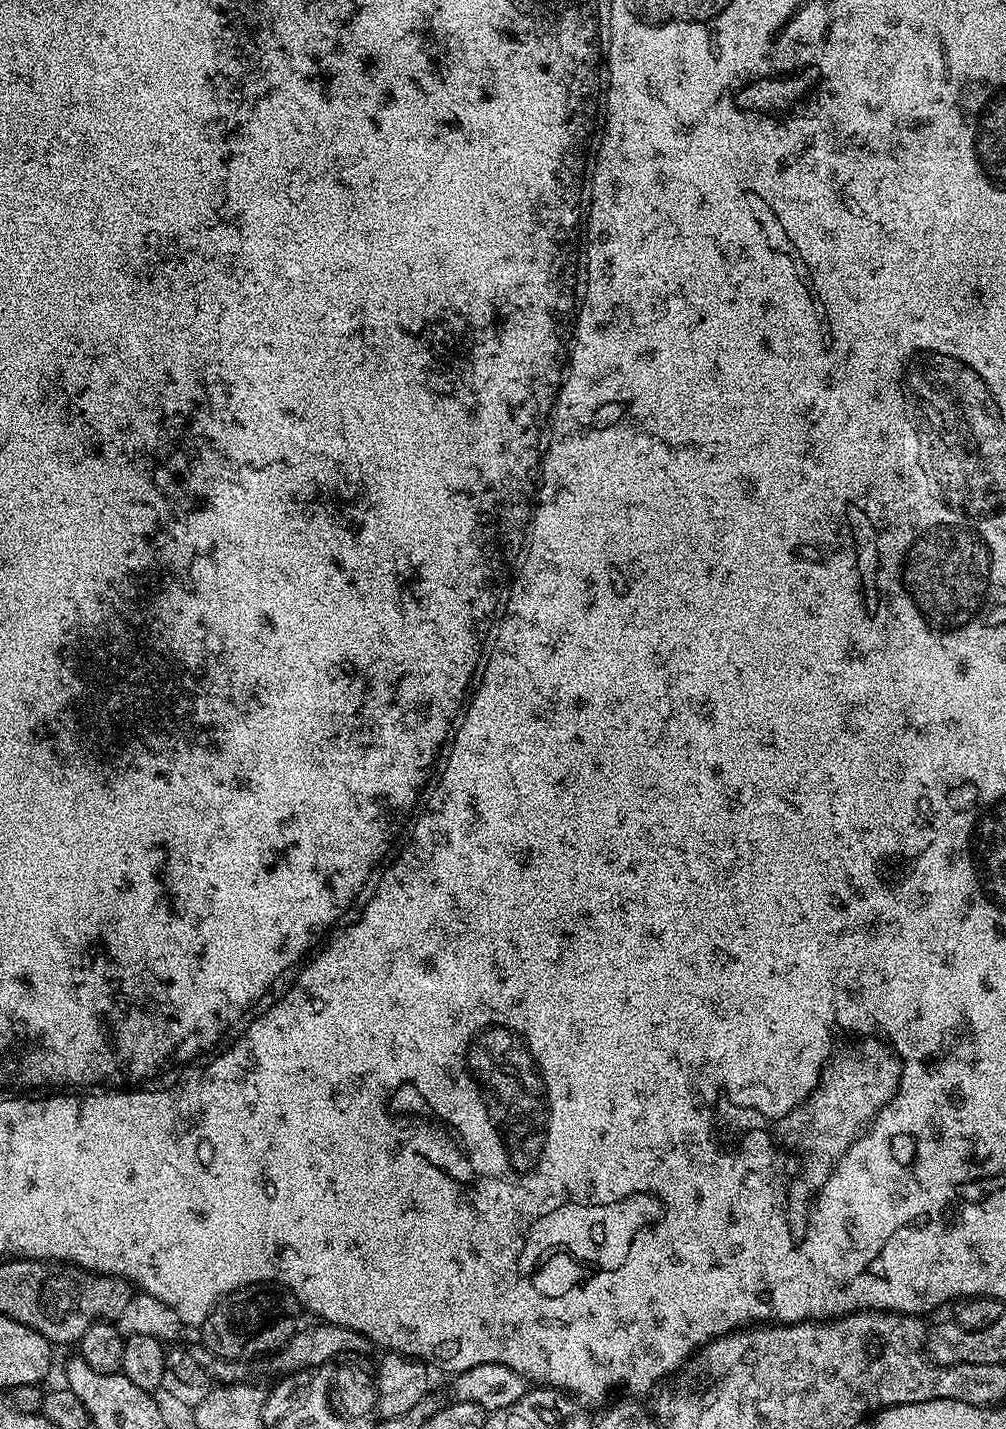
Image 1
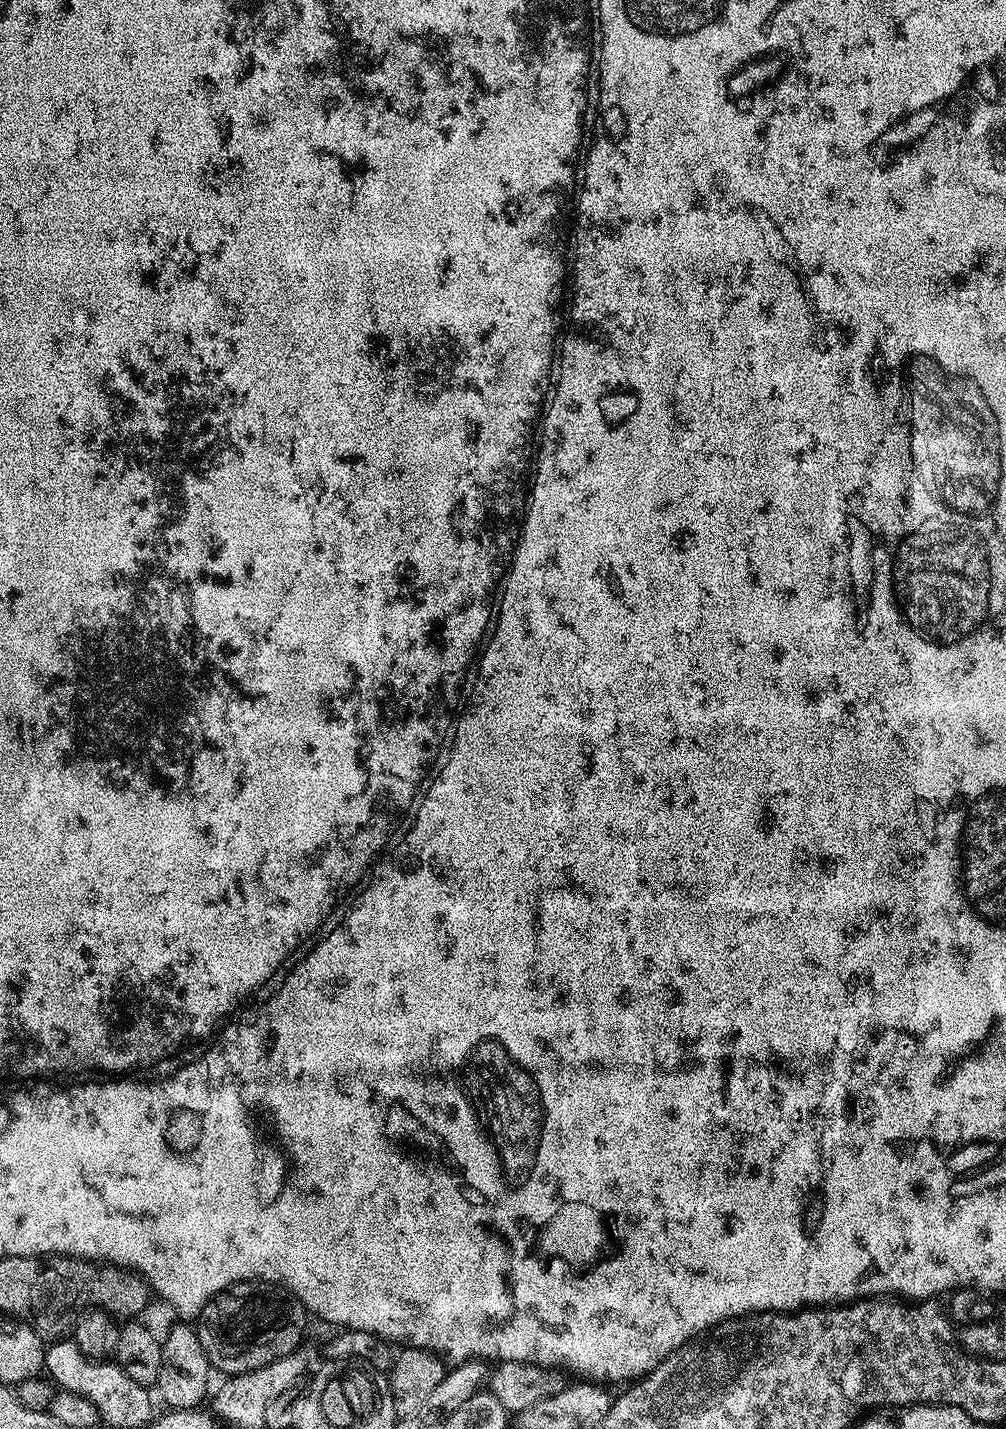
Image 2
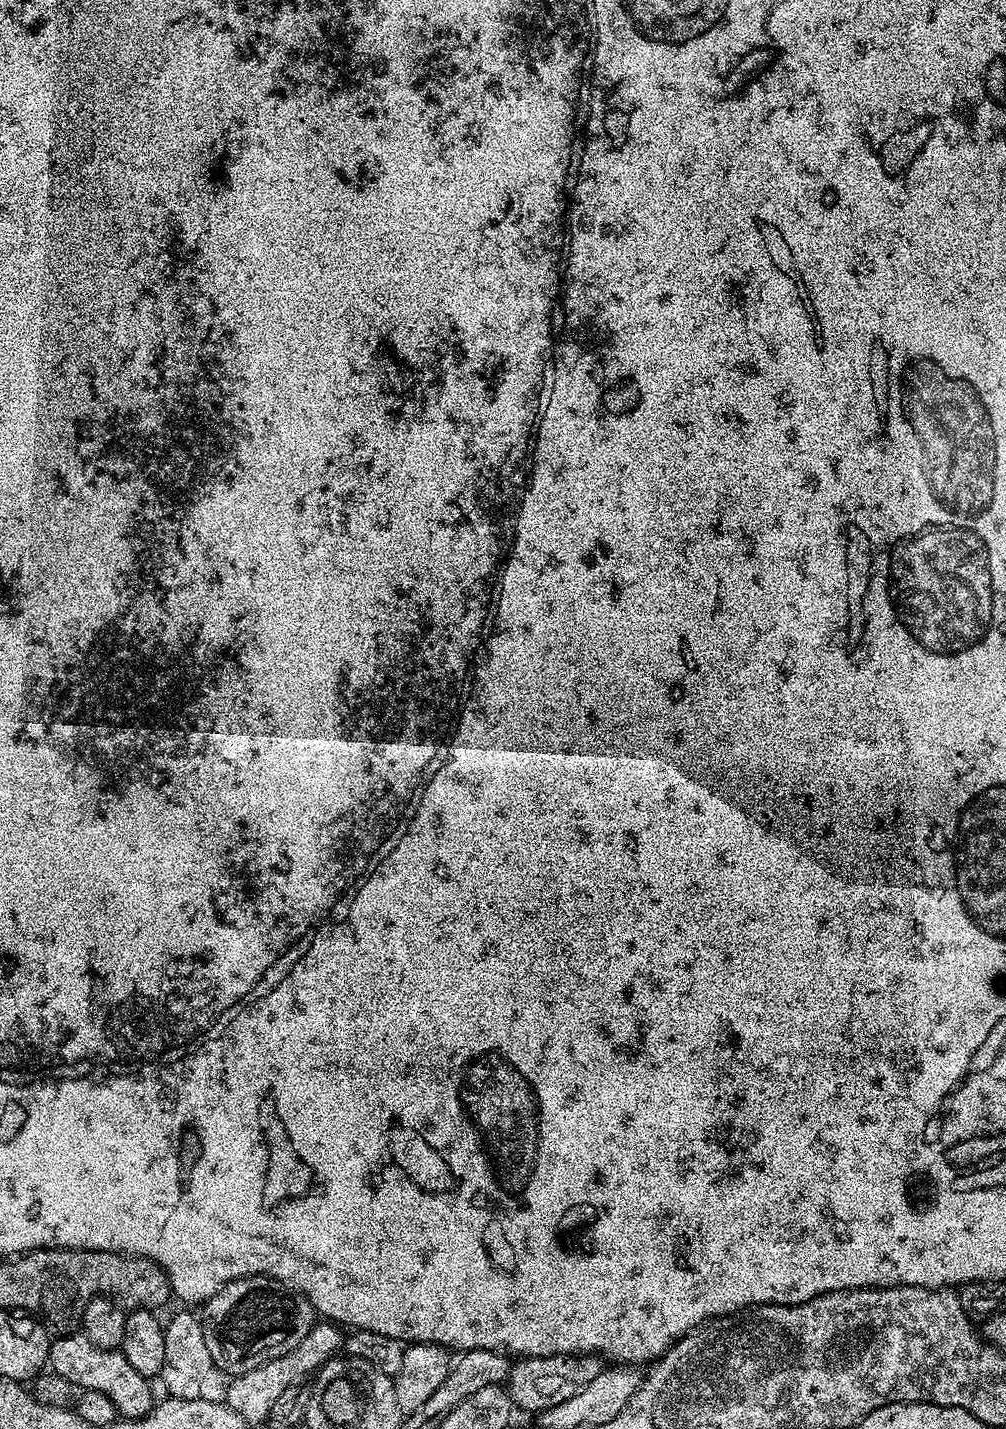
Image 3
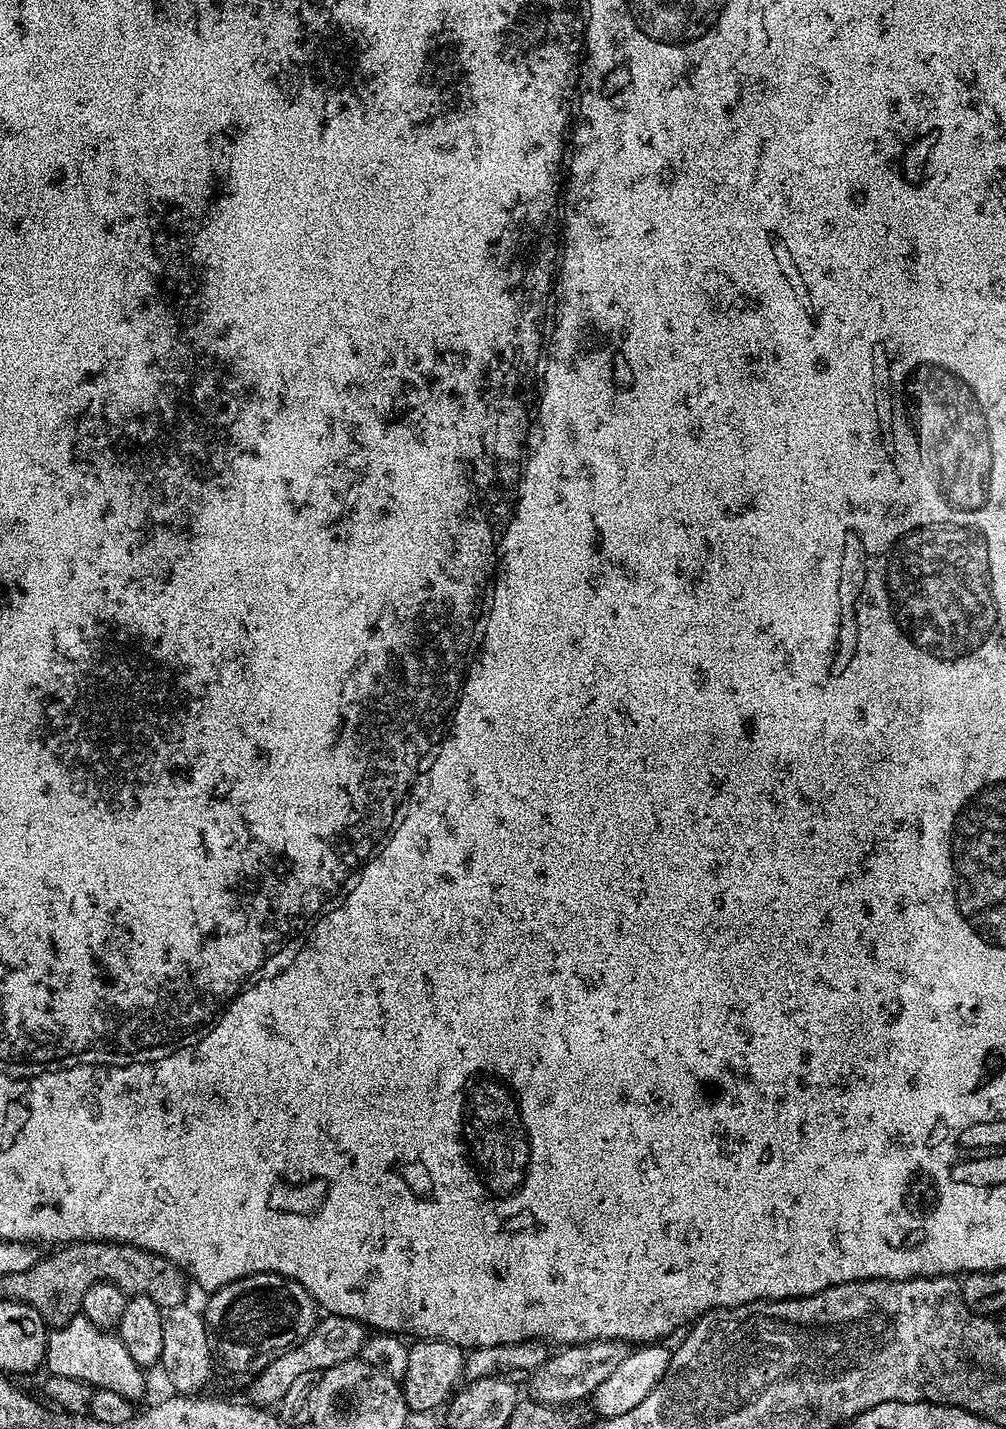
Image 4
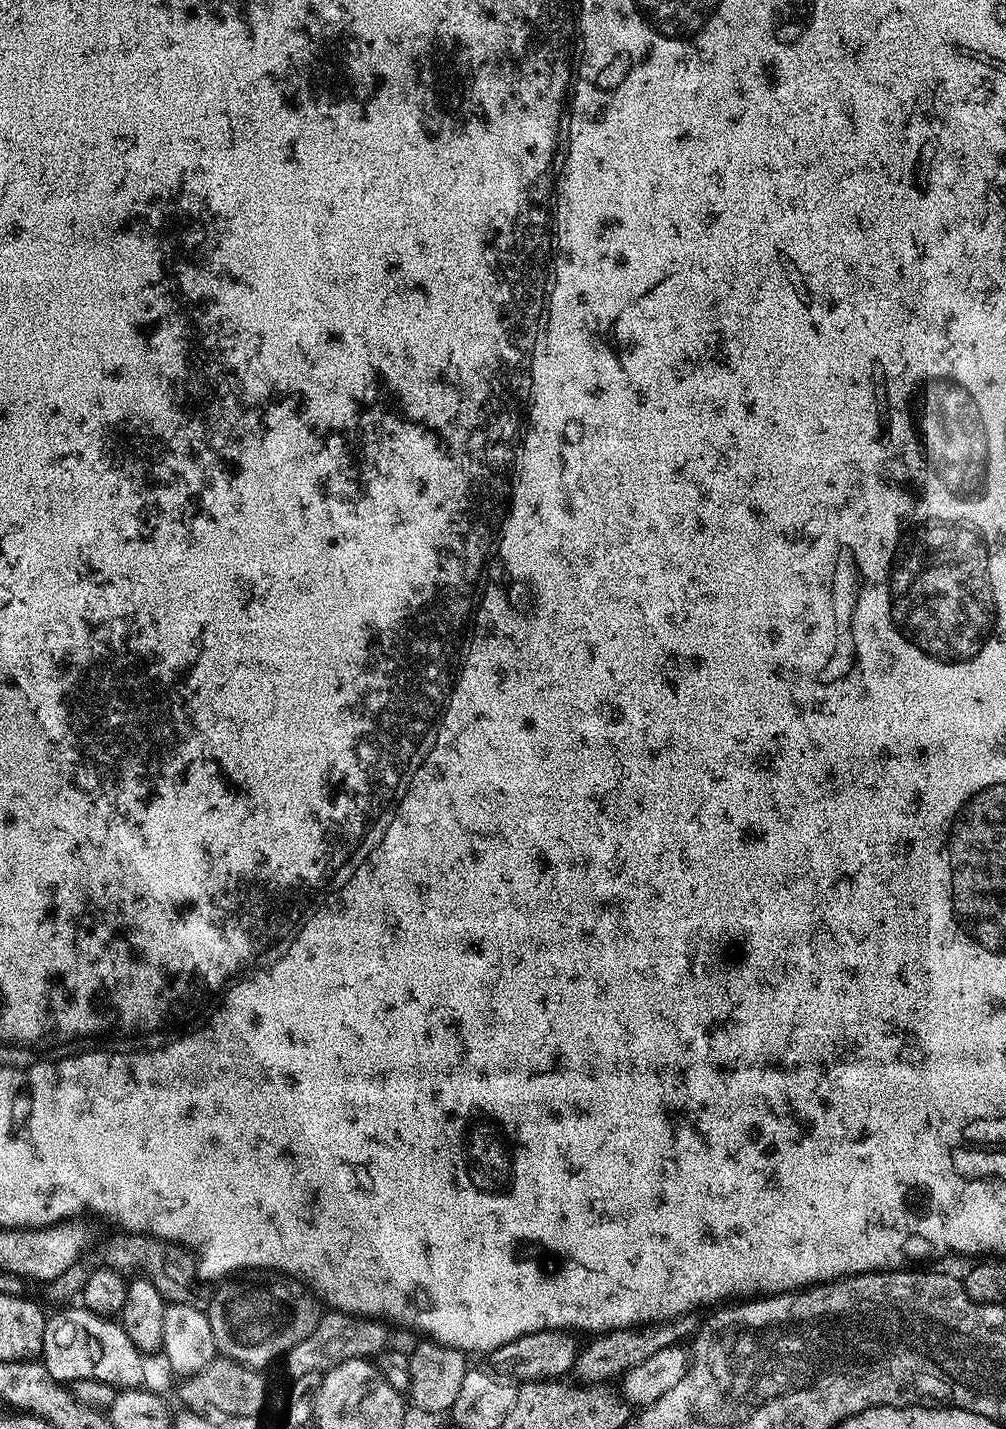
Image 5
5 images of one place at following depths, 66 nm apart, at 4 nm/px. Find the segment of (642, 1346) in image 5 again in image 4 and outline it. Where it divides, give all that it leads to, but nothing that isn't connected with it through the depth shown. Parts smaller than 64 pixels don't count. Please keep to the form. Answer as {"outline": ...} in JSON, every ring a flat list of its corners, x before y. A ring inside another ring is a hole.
{"outline":[[591,1340,585,1344,570,1344,549,1355,548,1360,527,1381,531,1395,540,1404,572,1406,575,1400,587,1401,592,1393,610,1378,610,1373,630,1355,629,1345,622,1340]]}

